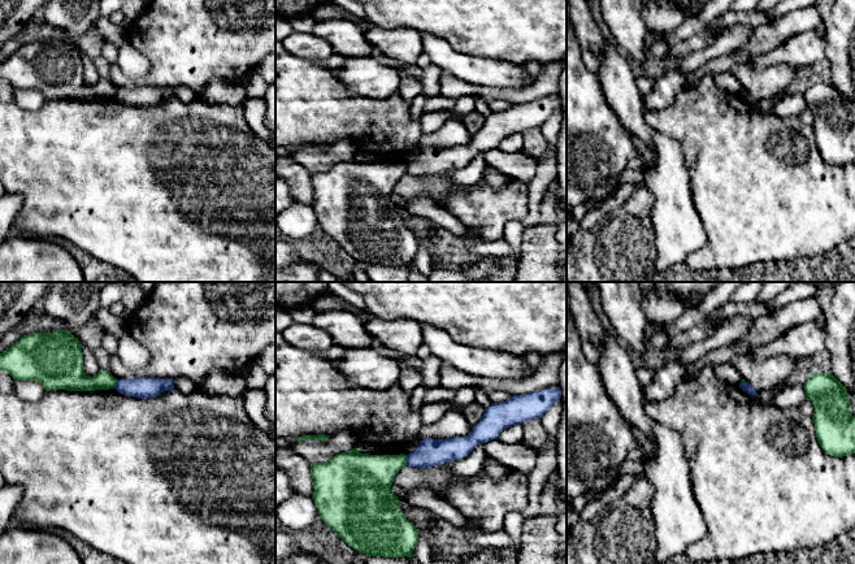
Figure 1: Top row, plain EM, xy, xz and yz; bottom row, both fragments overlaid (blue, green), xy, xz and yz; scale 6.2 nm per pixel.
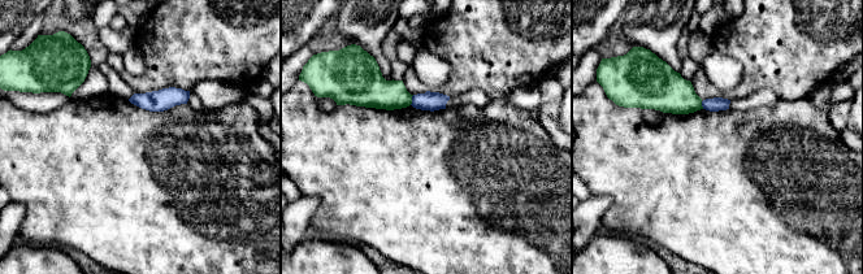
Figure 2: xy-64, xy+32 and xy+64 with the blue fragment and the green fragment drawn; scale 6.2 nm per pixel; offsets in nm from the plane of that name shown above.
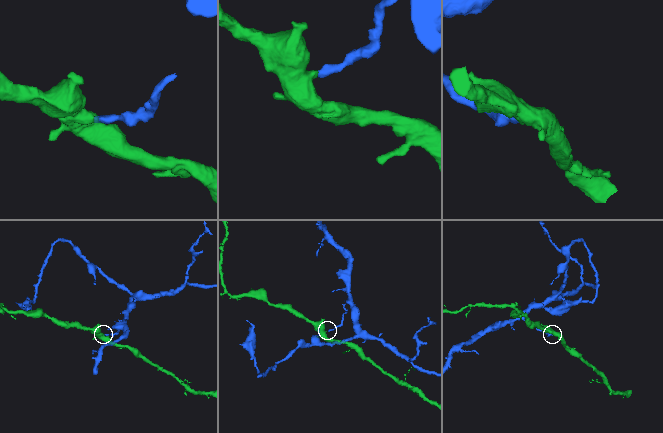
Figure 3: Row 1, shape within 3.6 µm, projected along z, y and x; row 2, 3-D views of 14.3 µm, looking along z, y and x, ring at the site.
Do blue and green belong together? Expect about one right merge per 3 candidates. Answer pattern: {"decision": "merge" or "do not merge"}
{"decision": "do not merge"}

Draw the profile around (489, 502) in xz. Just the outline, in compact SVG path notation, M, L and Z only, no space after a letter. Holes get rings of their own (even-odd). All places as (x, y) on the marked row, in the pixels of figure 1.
M509 469L500 481L477 476L466 478L444 489L442 500L453 506L464 517L476 519L482 532L500 532L504 530L504 517L509 512L522 512L528 506L528 476Z

